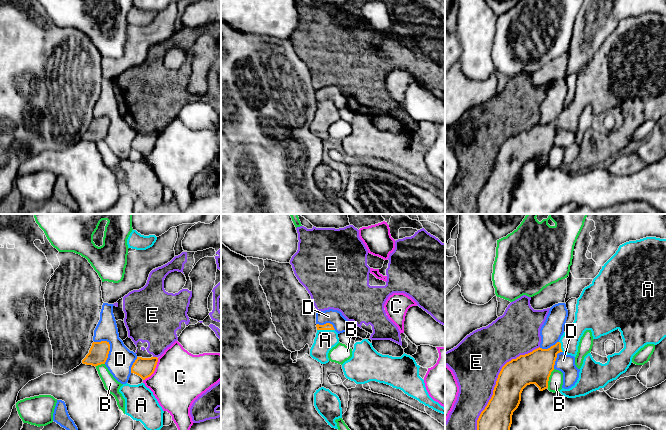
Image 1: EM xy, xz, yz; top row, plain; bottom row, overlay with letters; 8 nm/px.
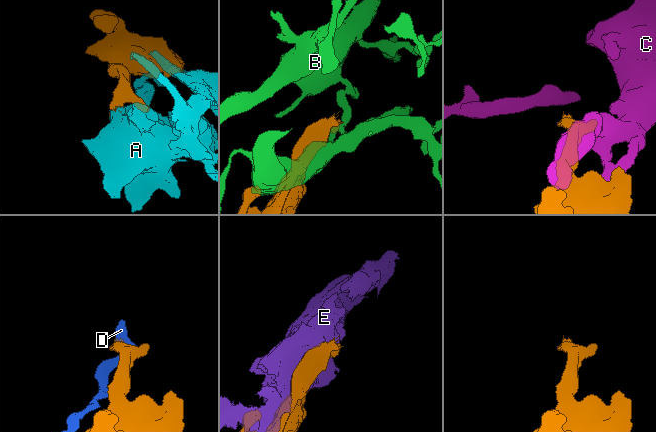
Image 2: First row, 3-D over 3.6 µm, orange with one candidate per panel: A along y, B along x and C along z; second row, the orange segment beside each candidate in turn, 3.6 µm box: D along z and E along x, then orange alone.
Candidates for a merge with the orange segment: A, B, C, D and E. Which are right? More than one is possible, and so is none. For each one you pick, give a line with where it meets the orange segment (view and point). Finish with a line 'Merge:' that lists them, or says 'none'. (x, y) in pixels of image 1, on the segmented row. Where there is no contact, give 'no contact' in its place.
A: xz (326, 329)
Merge: A

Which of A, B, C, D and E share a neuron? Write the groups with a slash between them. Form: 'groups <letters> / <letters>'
groups A / B / C / D / E

